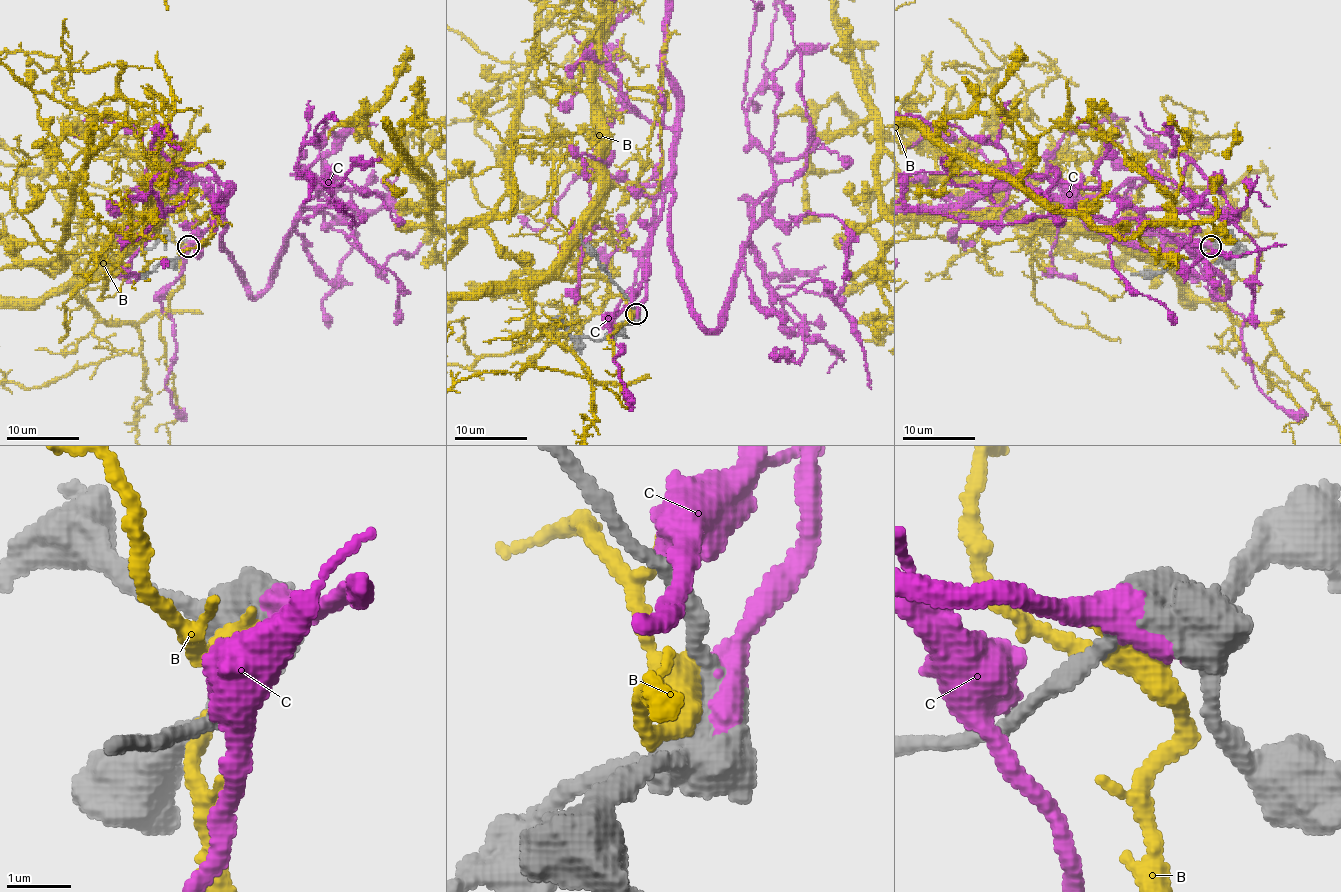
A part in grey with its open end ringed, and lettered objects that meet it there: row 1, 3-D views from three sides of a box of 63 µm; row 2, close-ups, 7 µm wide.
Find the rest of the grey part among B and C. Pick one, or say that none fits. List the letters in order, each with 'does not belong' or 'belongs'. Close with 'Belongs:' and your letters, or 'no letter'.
B: does not belong
C: belongs
Belongs: C

